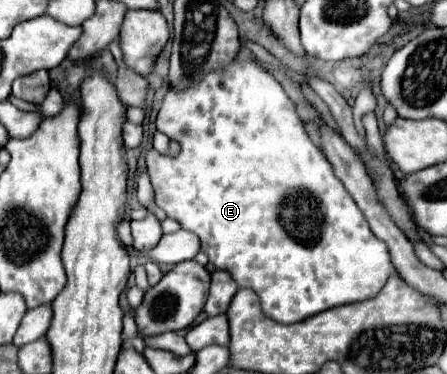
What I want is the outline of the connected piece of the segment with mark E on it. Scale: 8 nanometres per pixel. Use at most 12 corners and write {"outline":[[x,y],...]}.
{"outline":[[233,59],[155,123],[155,203],[279,323],[387,245],[283,87]]}

